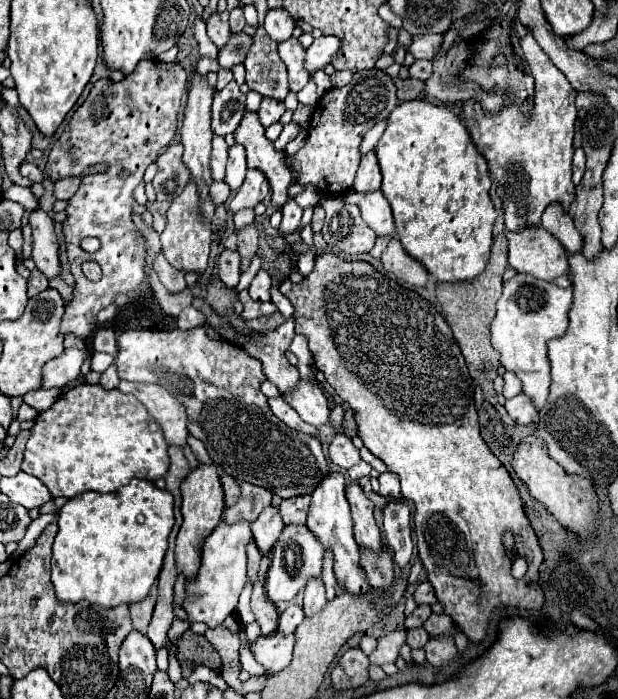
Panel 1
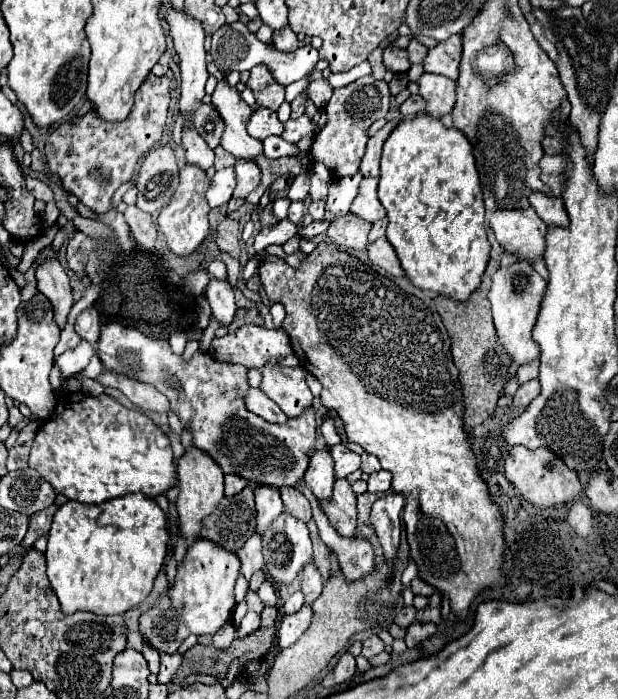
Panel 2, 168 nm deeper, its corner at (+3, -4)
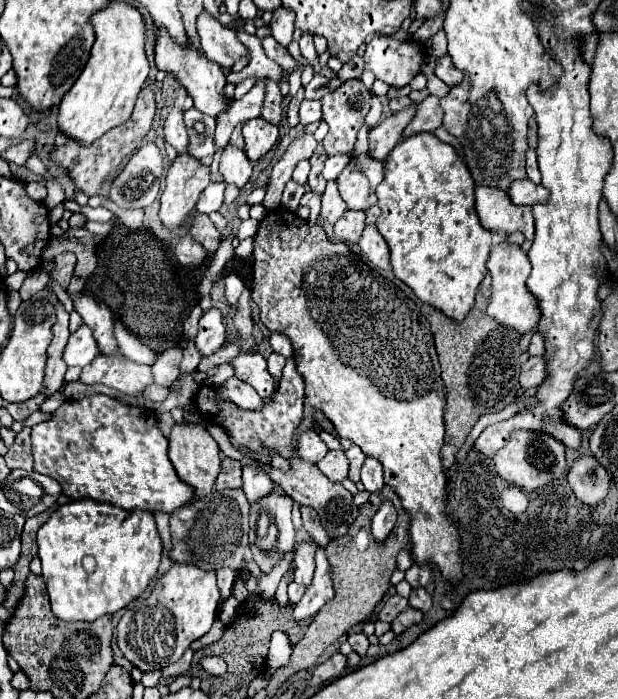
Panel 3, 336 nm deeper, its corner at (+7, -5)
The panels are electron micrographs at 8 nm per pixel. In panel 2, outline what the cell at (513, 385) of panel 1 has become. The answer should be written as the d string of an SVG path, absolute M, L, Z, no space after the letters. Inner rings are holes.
M534 360L531 364L524 364L517 370L517 378L519 385L528 382L530 379L537 378L539 375L539 360Z

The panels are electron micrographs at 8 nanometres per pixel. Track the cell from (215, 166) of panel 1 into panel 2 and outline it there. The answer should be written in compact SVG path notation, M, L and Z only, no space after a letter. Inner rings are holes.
M193 128L183 130L183 150L189 164L199 166L201 170L209 170L213 166L215 154L211 146L207 146L207 142L203 142L203 138Z

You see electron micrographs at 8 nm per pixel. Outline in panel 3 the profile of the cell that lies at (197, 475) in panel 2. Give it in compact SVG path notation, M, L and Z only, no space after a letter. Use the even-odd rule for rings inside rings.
M175 423L169 435L169 459L177 471L177 475L195 487L195 497L201 499L211 493L213 483L219 475L221 467L221 453L215 439L207 433L207 429L199 423Z

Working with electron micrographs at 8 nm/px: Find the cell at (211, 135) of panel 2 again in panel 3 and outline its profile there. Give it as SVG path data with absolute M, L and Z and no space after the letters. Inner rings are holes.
M195 107L185 111L185 127L189 135L189 147L187 151L195 155L197 159L203 159L205 155L215 153L213 145L213 133L215 133L215 119L209 115L203 115Z

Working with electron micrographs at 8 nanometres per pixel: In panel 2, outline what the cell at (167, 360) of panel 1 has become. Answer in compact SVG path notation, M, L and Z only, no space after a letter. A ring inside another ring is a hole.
M117 322L101 328L99 358L105 370L153 384L163 392L183 428L193 436L193 446L207 452L221 466L223 474L239 474L251 484L273 488L295 488L305 476L315 446L317 424L313 408L299 418L289 418L287 424L269 424L251 414L245 408L247 370L243 366L219 362L203 350L197 350L191 360L183 360L183 354L171 350L169 340L147 338L139 330Z

